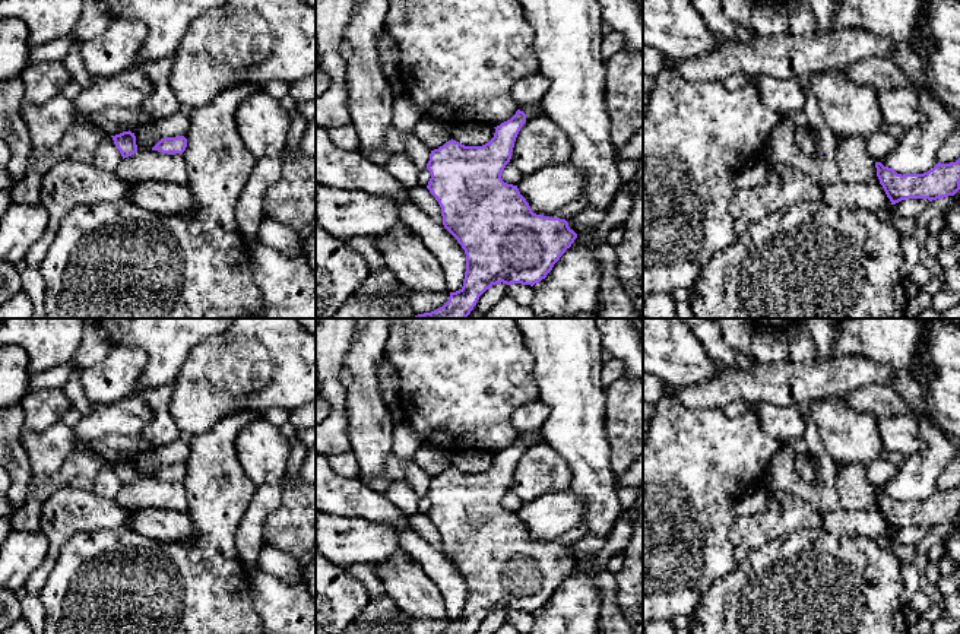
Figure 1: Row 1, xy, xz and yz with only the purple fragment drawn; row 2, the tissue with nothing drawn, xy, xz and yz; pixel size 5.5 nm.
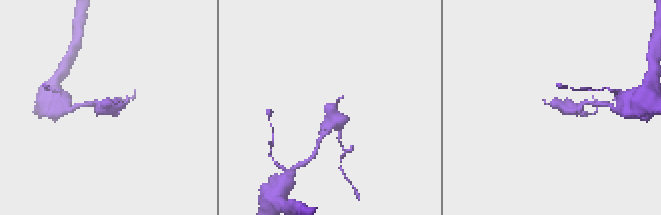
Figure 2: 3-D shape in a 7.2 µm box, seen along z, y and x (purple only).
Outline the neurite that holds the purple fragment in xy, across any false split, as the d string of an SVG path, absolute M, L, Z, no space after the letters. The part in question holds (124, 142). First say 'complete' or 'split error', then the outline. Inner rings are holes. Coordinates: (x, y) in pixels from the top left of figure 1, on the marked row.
complete; M130 130L111 137L114 140L115 148L120 150L123 159L137 152L136 136Z

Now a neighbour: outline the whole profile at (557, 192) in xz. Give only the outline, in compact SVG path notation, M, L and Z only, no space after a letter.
M557 164L523 175L517 188L533 213L568 221L587 207L583 184L576 167Z

